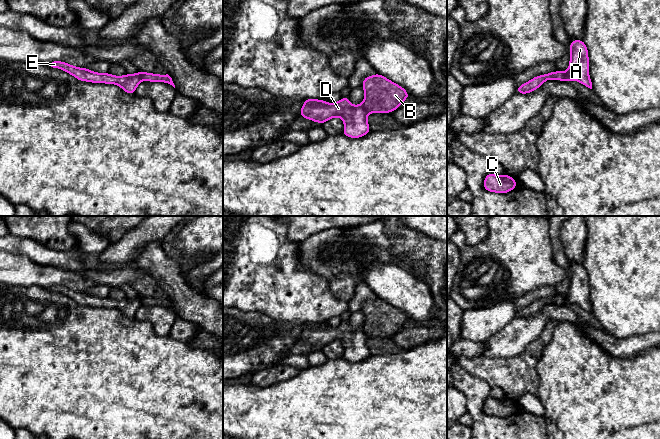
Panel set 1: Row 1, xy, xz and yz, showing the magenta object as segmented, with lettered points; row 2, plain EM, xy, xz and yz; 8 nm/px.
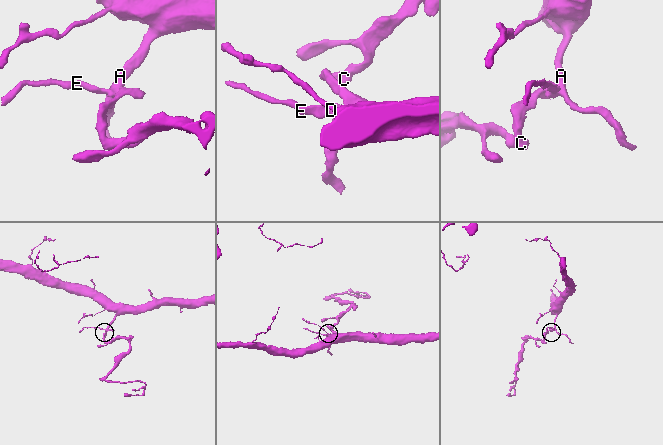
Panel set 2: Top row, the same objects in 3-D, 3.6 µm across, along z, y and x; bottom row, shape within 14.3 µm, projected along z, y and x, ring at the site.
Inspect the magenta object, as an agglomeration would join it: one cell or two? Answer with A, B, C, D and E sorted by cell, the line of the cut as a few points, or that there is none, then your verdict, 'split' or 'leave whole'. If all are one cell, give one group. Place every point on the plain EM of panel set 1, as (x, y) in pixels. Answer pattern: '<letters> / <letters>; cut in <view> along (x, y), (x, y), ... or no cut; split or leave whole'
A D E / B C; cut in xz along (362, 327), (368, 336); split

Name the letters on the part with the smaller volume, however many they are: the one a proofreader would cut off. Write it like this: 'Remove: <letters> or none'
Remove: B, C

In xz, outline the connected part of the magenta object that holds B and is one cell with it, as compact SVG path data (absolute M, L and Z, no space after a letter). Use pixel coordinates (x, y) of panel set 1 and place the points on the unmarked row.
M379 297L365 301L362 306L362 312L365 315L363 330L368 337L392 337L401 330L404 324L410 322L409 317L403 311Z

